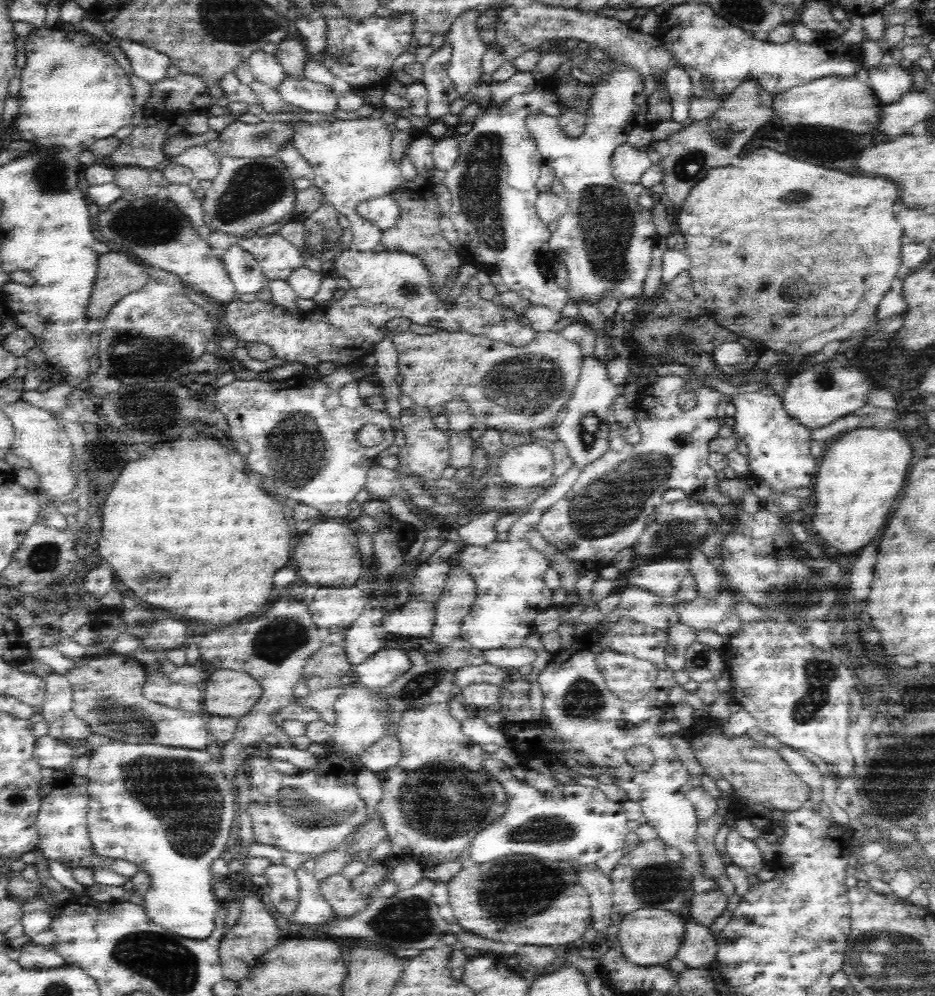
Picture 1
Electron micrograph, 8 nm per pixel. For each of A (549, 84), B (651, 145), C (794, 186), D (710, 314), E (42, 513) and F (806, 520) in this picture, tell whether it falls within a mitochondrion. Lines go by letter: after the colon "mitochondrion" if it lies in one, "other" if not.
A: other
B: other
C: mitochondrion
D: other
E: other
F: other

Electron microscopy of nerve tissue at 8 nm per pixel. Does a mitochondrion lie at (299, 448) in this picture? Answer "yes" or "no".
yes

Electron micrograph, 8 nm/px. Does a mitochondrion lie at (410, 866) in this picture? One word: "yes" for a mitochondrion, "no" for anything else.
no

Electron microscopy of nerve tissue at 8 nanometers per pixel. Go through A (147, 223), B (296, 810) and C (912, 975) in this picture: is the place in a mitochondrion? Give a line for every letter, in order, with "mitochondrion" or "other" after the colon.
A: mitochondrion
B: mitochondrion
C: mitochondrion

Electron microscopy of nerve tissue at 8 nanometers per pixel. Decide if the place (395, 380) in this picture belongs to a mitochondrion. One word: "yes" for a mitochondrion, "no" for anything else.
no

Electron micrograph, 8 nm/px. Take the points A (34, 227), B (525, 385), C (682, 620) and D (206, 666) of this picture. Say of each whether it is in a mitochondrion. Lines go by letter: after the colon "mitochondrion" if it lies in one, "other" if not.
A: other
B: mitochondrion
C: other
D: other

